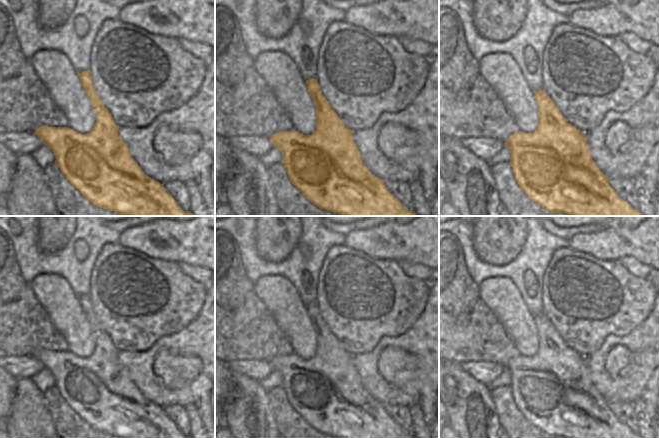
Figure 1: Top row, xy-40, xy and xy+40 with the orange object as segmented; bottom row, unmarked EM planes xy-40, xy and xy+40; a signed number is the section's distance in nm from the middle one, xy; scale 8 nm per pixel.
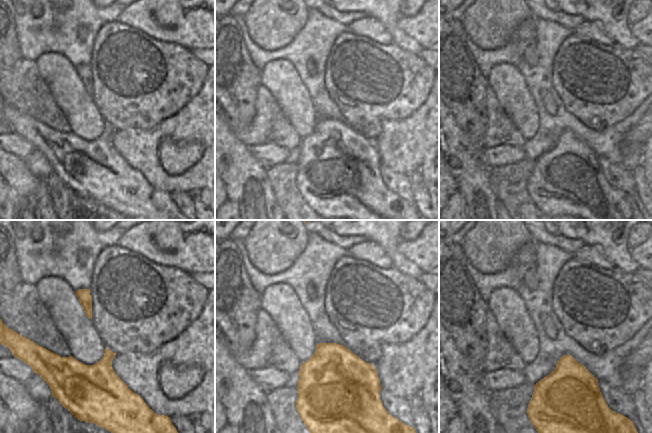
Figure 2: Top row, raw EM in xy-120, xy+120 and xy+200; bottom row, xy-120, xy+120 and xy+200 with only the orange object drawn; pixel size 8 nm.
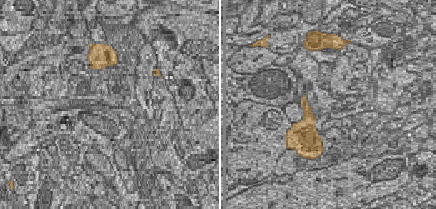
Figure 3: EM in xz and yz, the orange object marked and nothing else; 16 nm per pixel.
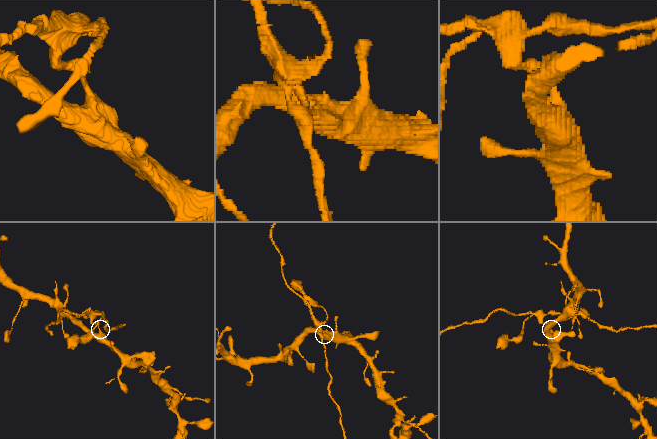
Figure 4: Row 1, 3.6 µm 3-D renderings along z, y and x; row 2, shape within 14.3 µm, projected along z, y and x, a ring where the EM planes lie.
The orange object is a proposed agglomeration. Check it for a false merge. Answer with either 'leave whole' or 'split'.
split

